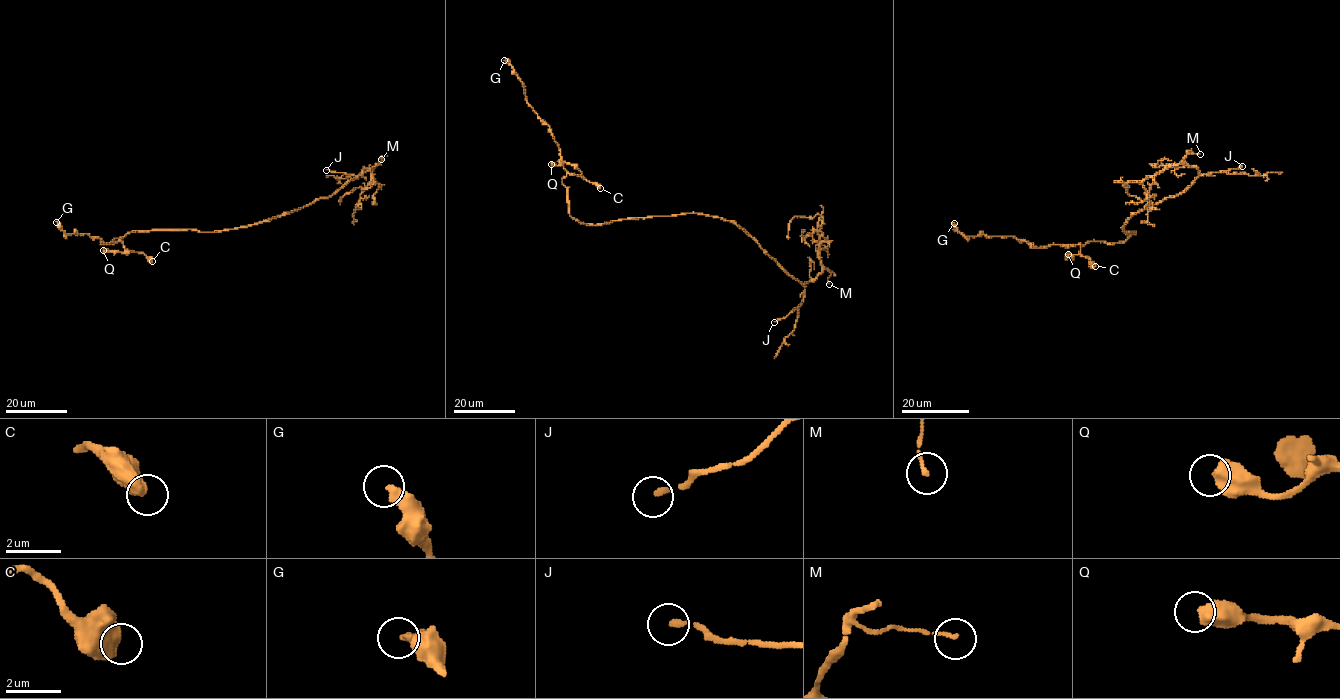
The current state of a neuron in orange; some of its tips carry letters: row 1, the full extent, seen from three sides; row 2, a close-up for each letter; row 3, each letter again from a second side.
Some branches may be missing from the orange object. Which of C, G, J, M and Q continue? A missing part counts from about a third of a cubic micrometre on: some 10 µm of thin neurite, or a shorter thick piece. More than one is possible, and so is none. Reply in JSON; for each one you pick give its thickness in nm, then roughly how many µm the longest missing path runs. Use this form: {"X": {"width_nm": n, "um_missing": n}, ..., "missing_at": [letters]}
{"J": {"width_nm": 190, "um_missing": 30}, "missing_at": ["J"]}

